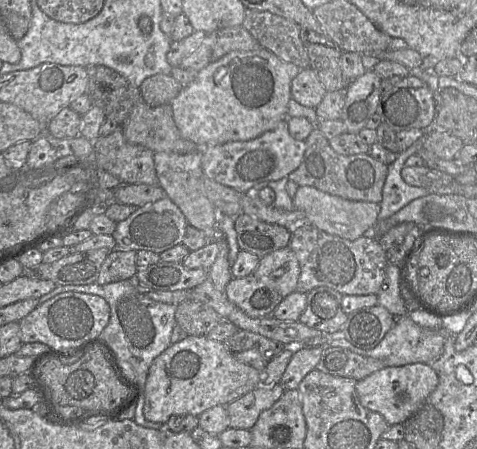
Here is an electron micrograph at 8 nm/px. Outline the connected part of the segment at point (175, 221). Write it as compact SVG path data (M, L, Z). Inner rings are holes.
M168 197L137 207L125 220L116 223L112 237L116 241L116 248L123 251L148 250L160 254L161 252L182 243L188 221L180 208Z

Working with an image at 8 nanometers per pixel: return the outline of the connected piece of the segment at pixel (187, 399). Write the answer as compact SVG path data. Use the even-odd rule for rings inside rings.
M188 335L171 344L150 365L144 386L144 415L151 422L165 424L172 416L193 415L198 417L216 405L227 406L234 400L254 390L261 384L262 371L238 361L235 354L223 342L206 336Z

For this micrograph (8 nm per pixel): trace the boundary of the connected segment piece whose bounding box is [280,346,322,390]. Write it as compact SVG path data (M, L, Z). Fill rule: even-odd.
M302 346L294 352L280 381L283 388L285 390L298 390L303 378L317 368L321 353L321 346Z

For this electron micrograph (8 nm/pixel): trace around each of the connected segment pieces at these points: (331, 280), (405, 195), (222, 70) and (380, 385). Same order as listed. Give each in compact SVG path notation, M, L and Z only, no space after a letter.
M304 222L291 229L289 248L300 266L296 289L300 293L307 293L321 286L342 295L377 295L381 289L388 260L386 250L372 235L348 240L329 235Z
M423 136L411 147L398 153L394 163L388 165L387 177L382 190L382 200L379 203L378 221L391 217L413 200L429 194L424 188L406 184L401 177L401 170L405 166L406 160L417 154L421 148L423 148Z
M263 47L252 51L230 52L211 61L198 72L196 79L182 88L170 102L175 124L185 140L199 147L255 139L275 129L279 122L287 121L288 103L292 98L291 82L300 70L297 65L283 61Z
M414 363L398 367L384 367L356 382L361 405L378 412L389 425L404 424L427 402L439 383L438 374L430 365Z

